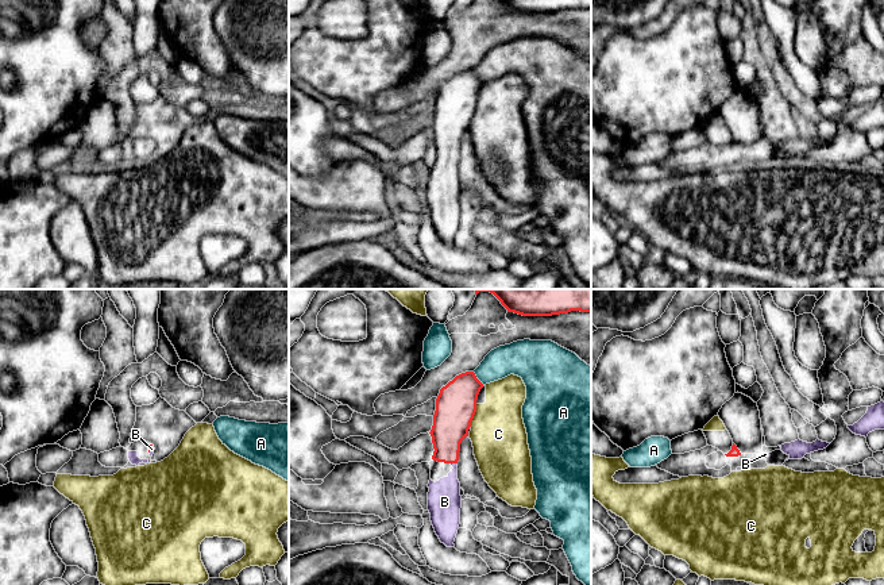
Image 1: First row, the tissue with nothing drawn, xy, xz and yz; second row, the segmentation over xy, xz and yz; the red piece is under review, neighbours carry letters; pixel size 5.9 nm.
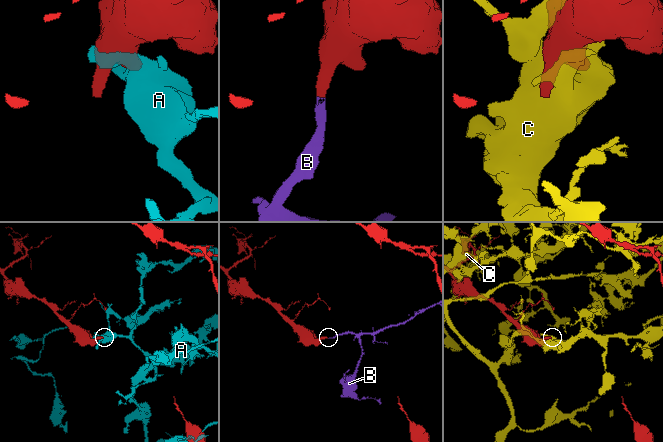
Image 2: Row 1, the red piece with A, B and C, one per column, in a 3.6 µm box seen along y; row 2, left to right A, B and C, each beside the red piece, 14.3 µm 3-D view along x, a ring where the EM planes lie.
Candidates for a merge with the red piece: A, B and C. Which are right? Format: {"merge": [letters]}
{"merge": ["B"]}

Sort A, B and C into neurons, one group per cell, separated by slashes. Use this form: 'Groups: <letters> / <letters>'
Groups: A / B / C

